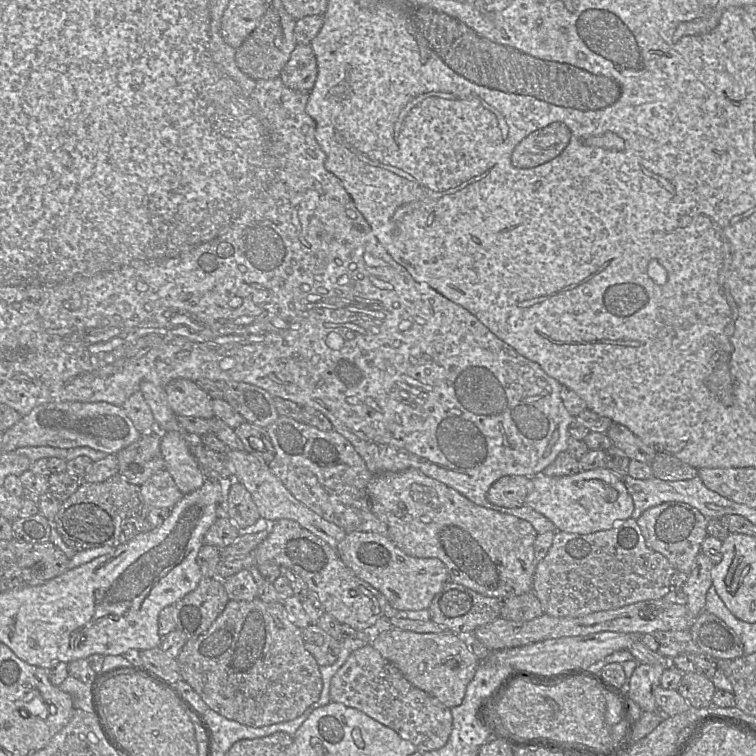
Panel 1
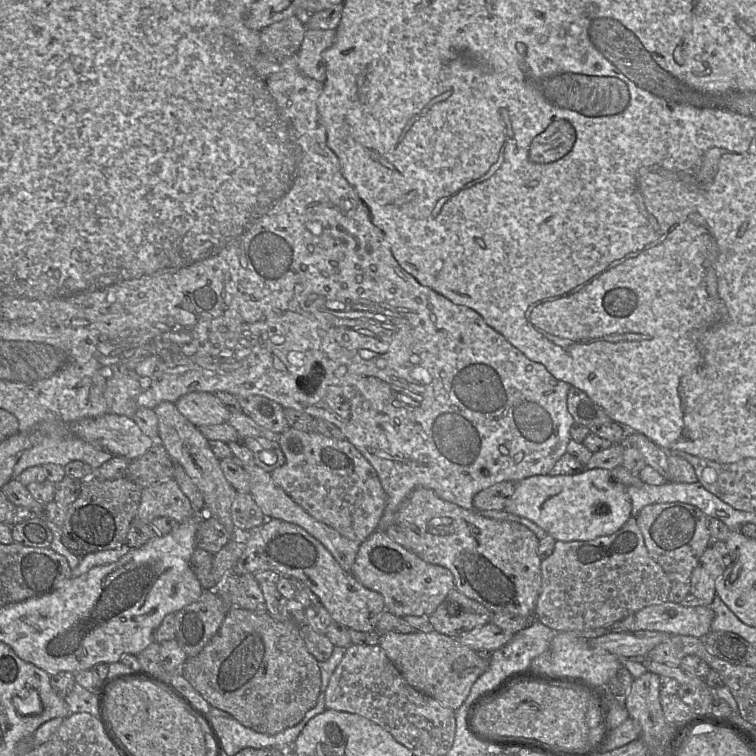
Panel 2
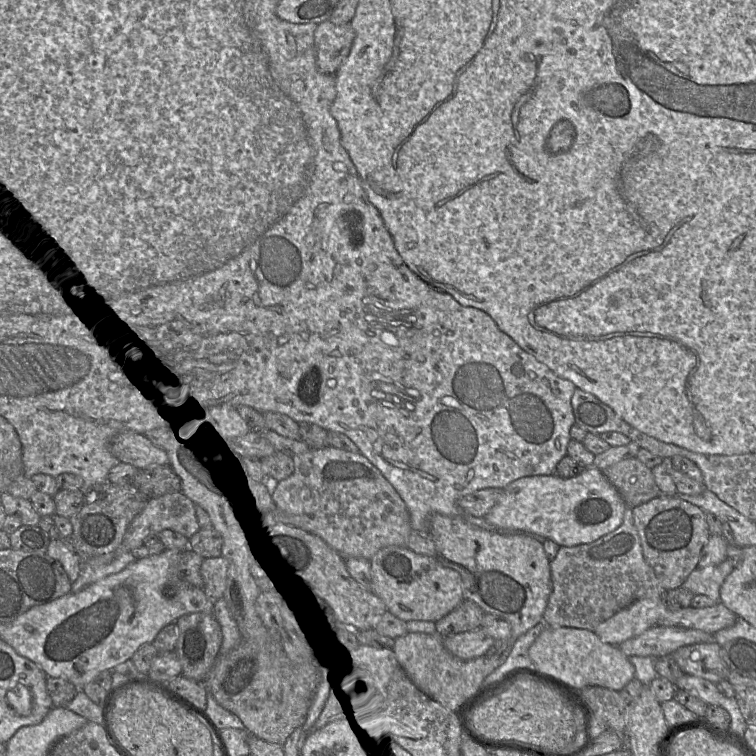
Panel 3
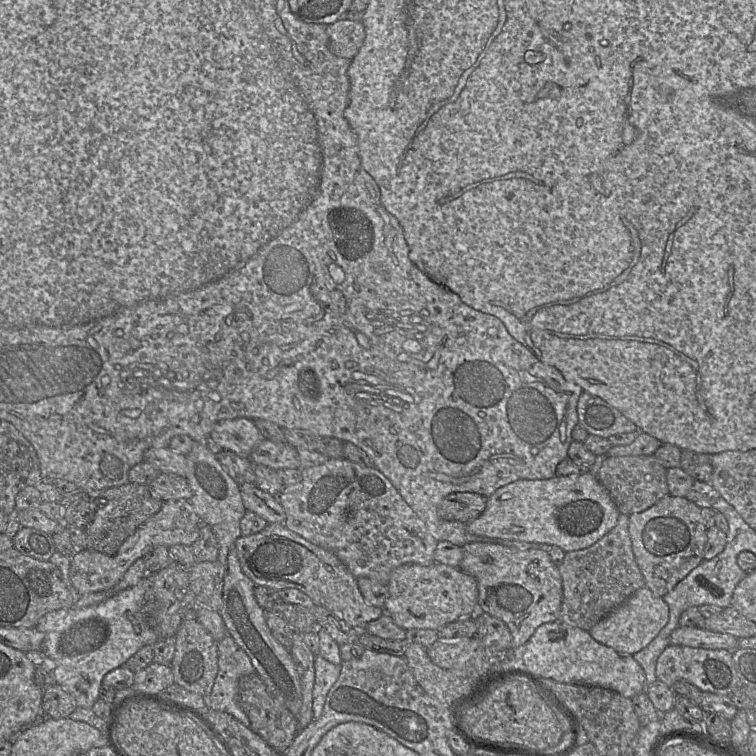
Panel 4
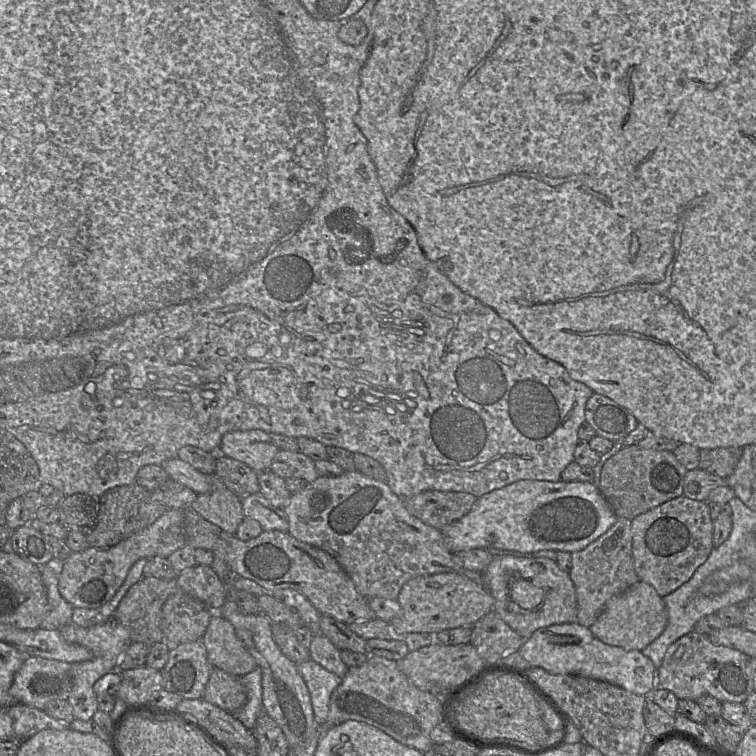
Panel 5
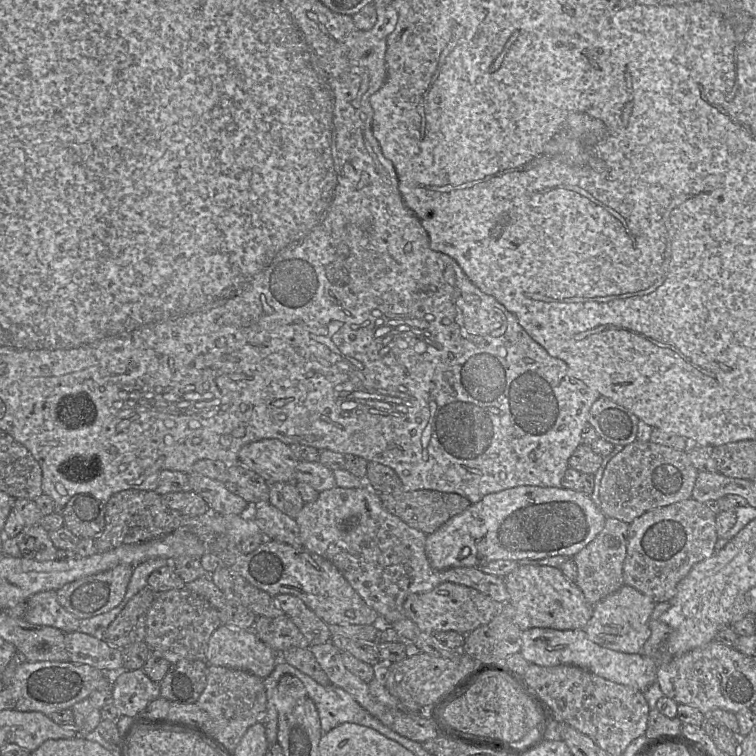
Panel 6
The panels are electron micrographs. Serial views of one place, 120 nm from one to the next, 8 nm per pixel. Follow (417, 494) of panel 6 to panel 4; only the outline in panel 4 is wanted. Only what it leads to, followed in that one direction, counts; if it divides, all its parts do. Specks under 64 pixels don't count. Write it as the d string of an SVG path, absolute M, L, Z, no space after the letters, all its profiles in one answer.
M456 492L447 495L438 506L440 518L464 524L478 518L485 510L487 497L473 492Z

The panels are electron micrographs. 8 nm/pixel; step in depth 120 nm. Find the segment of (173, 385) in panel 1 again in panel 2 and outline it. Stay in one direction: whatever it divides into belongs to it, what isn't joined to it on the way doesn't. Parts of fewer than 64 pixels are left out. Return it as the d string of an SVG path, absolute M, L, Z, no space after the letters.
M211 392L187 393L175 406L196 427L225 423L230 416L229 409Z

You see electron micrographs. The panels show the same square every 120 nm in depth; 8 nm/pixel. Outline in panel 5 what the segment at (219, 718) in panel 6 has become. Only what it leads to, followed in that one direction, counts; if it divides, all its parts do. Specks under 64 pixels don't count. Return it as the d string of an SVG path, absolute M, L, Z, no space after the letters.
M213 668L203 699L235 715L248 700L247 690L239 678Z

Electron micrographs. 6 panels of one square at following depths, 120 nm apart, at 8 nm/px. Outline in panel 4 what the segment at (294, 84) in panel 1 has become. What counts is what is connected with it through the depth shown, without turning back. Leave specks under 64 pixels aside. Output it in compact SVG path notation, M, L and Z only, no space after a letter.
M338 19L327 25L329 47L338 57L352 60L359 52L365 39L365 27L362 22Z

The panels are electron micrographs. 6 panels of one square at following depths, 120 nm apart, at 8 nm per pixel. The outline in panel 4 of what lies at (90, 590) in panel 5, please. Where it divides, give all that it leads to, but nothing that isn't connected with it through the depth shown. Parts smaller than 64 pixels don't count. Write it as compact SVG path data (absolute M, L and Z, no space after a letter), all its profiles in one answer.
M189 500L164 501L159 512L141 524L115 554L105 554L88 548L77 549L71 556L69 578L81 595L107 590L119 583L129 567L154 546L170 547L177 544L192 546L200 536L201 520Z

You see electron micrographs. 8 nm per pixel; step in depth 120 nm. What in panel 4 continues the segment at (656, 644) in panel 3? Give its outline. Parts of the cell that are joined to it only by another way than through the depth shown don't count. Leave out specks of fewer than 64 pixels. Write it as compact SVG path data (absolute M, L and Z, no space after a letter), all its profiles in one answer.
M679 626L671 633L670 644L703 649L726 649L731 653L739 648L738 638L733 635L686 626Z

